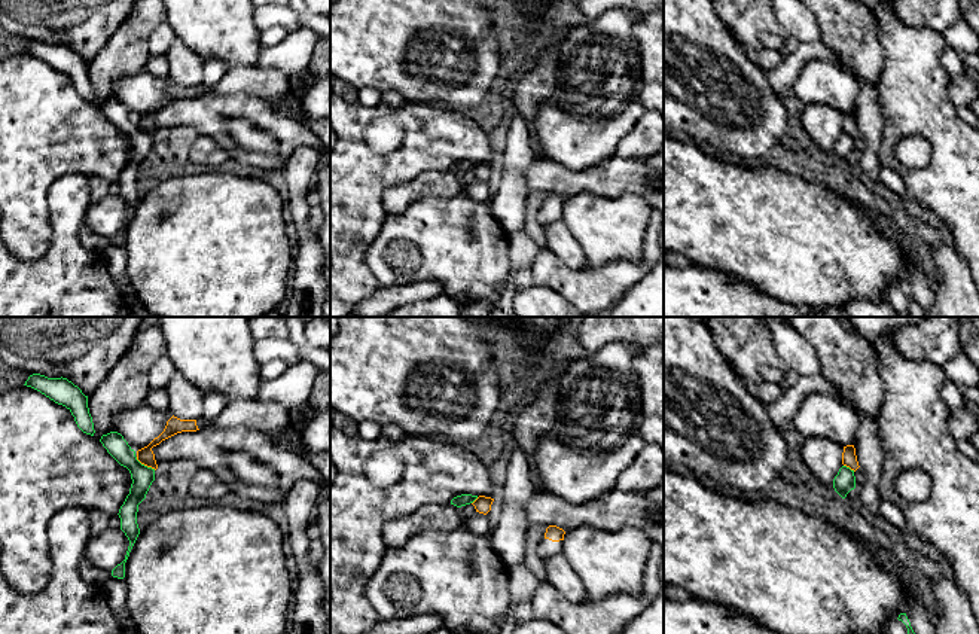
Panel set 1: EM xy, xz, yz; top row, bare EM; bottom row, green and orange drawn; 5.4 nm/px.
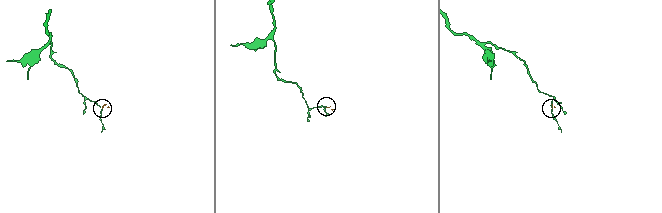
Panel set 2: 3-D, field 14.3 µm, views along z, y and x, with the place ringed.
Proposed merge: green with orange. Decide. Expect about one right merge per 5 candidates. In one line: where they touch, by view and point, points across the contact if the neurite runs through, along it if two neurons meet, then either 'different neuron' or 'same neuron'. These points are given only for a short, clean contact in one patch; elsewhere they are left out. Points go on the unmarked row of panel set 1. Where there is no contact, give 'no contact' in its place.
contact xy (146, 133); border xy (136, 124), (155, 136); different neuron

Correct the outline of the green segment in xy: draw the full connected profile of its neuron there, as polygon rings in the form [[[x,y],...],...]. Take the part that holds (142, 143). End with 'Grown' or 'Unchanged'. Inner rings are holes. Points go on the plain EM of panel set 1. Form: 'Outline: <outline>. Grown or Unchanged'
Outline: [[[118,98],[103,101],[100,109],[121,132],[129,137],[132,146],[129,161],[126,162],[118,180],[121,185],[121,196],[128,204],[129,213],[125,226],[112,237],[113,244],[123,246],[125,229],[140,201],[140,195],[137,190],[138,171],[146,165],[146,161],[152,149],[155,147],[155,135],[141,131],[135,124],[135,118]]]. Unchanged

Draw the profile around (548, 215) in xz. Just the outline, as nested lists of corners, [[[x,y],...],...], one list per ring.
[[[549,192],[545,199],[543,208],[539,211],[537,220],[540,226],[562,220],[562,207],[565,198],[556,192]]]

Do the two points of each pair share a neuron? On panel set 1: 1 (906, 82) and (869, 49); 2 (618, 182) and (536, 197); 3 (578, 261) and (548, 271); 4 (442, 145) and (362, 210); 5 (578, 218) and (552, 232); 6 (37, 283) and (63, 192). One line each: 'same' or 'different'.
1: different
2: different
3: different
4: same
5: different
6: same

